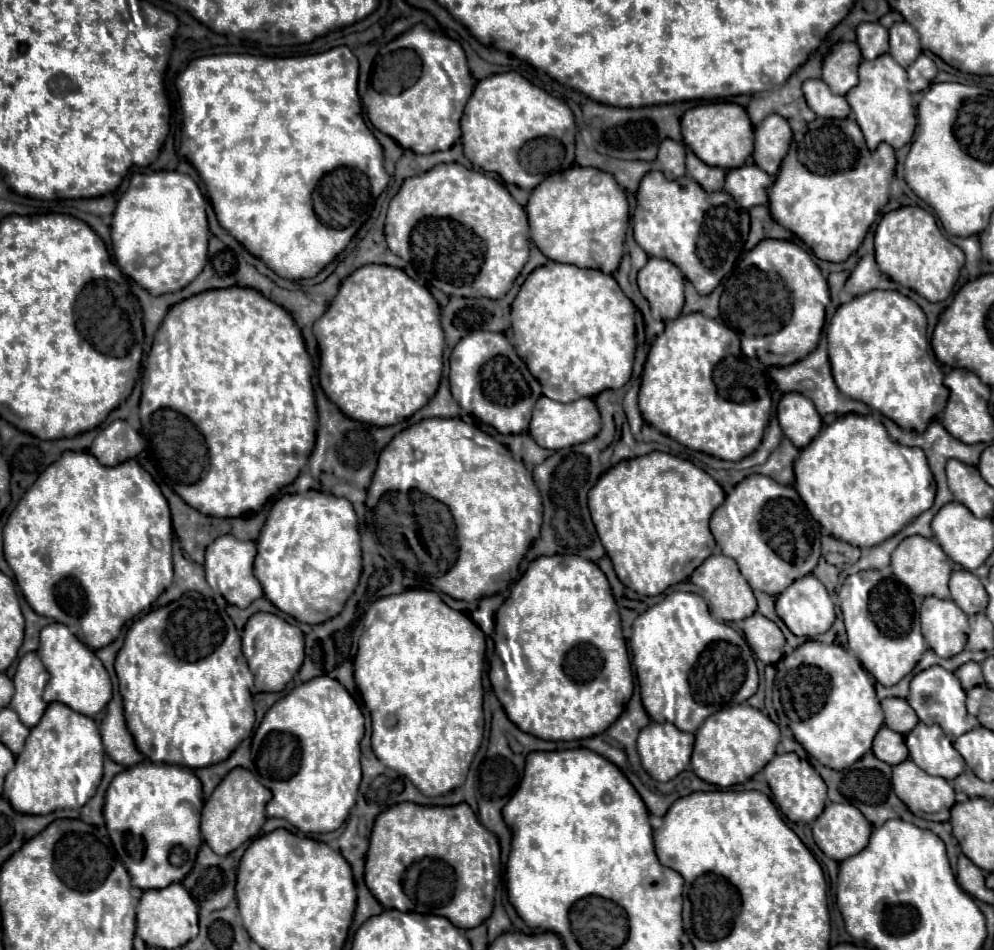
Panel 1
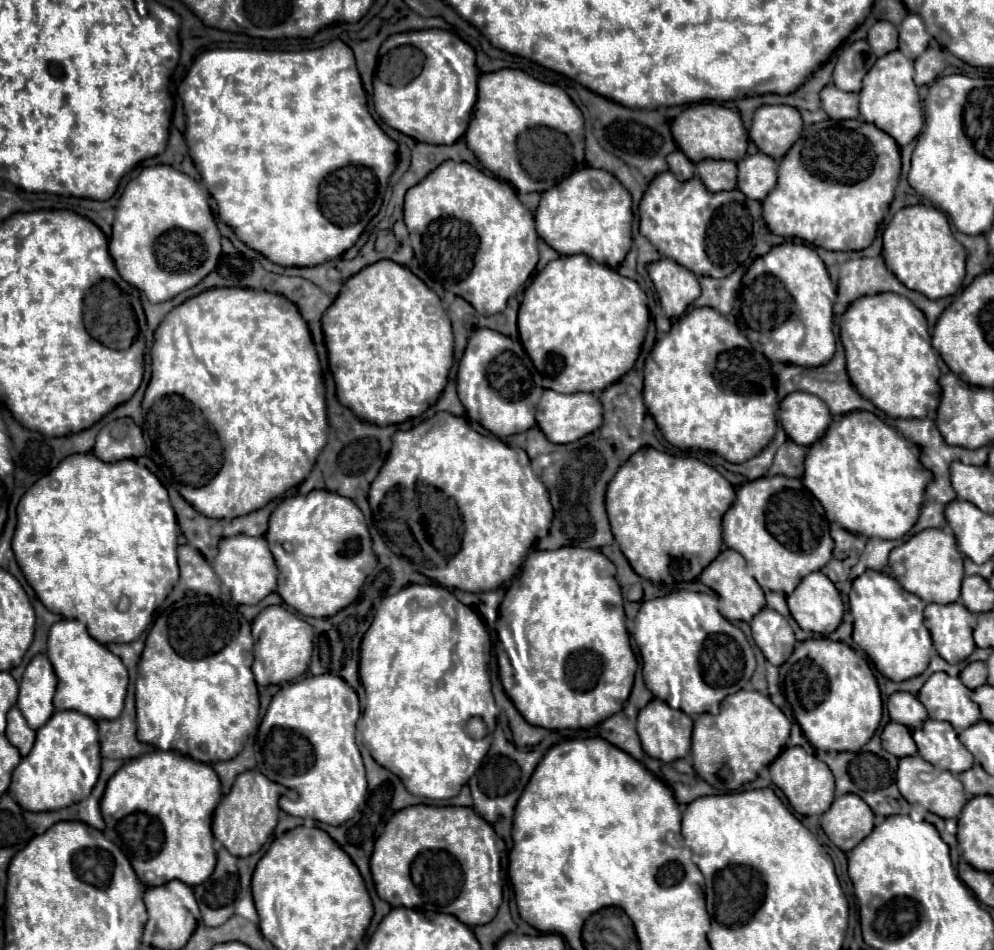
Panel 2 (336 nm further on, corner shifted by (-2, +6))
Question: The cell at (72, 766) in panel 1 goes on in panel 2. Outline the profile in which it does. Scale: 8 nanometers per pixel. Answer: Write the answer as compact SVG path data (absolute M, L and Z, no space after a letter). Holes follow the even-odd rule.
M54 711L46 725L36 731L36 743L28 757L14 769L8 792L22 809L28 811L56 811L86 799L100 775L100 741L96 721L76 711Z

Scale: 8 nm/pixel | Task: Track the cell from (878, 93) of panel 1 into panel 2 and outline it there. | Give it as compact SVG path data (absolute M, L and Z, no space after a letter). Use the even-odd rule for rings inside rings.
M898 49L880 57L866 73L864 87L860 91L860 115L864 121L874 123L878 129L888 133L900 147L908 145L922 131L924 113L918 87L914 83L914 65Z

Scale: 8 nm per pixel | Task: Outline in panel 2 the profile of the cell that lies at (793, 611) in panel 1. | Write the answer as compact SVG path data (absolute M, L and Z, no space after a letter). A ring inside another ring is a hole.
M810 573L800 581L792 595L788 595L788 607L800 629L830 635L842 621L844 603L834 583L822 573Z

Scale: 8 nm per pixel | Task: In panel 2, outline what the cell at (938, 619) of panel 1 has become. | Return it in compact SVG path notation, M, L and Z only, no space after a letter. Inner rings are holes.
M928 603L924 609L924 625L928 627L934 647L950 665L962 663L974 649L972 639L974 615L962 603Z

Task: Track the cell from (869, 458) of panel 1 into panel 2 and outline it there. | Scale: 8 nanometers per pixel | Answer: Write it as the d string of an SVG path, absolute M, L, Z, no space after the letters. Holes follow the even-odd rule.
M852 411L834 419L826 433L810 445L804 465L806 471L802 483L822 503L826 519L838 523L850 533L878 539L900 539L912 529L920 513L924 491L932 481L932 473L920 463L920 447L868 411Z

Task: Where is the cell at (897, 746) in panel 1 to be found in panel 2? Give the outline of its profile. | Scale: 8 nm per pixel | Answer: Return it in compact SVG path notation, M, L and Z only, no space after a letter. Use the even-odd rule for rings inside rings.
M890 721L882 729L880 737L882 737L882 745L884 745L884 749L888 749L888 753L892 753L896 757L916 755L916 743L912 741L912 733L908 727Z

